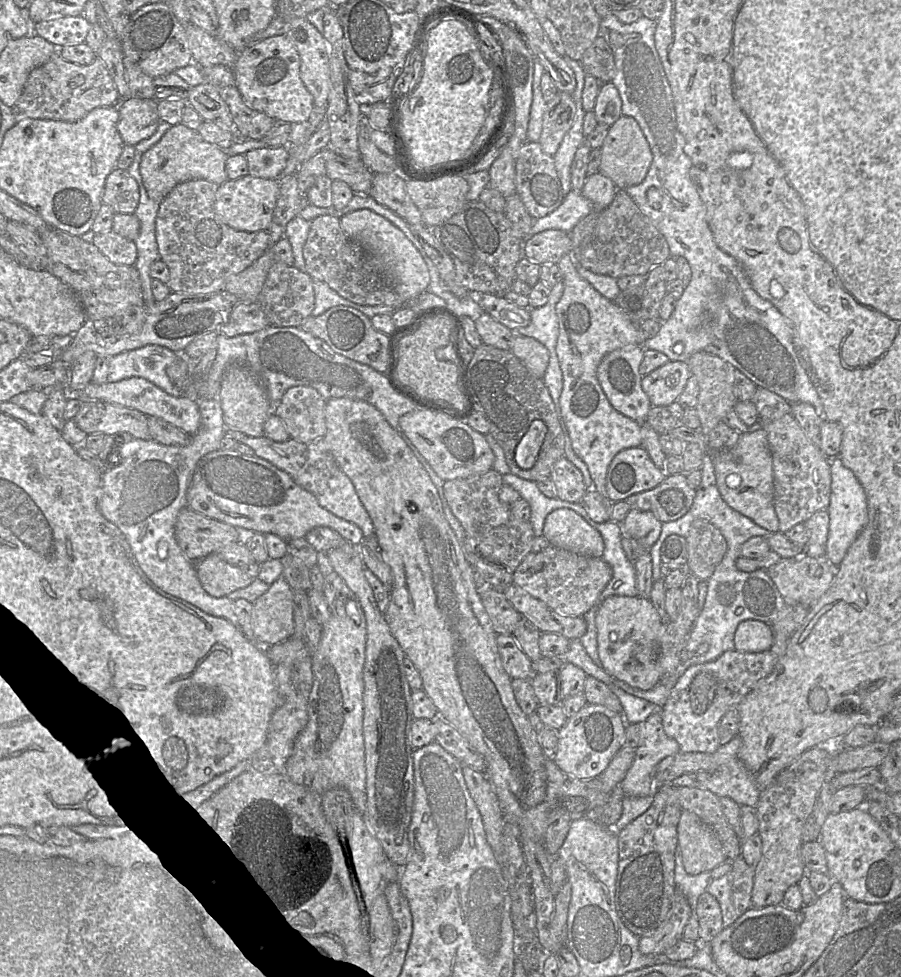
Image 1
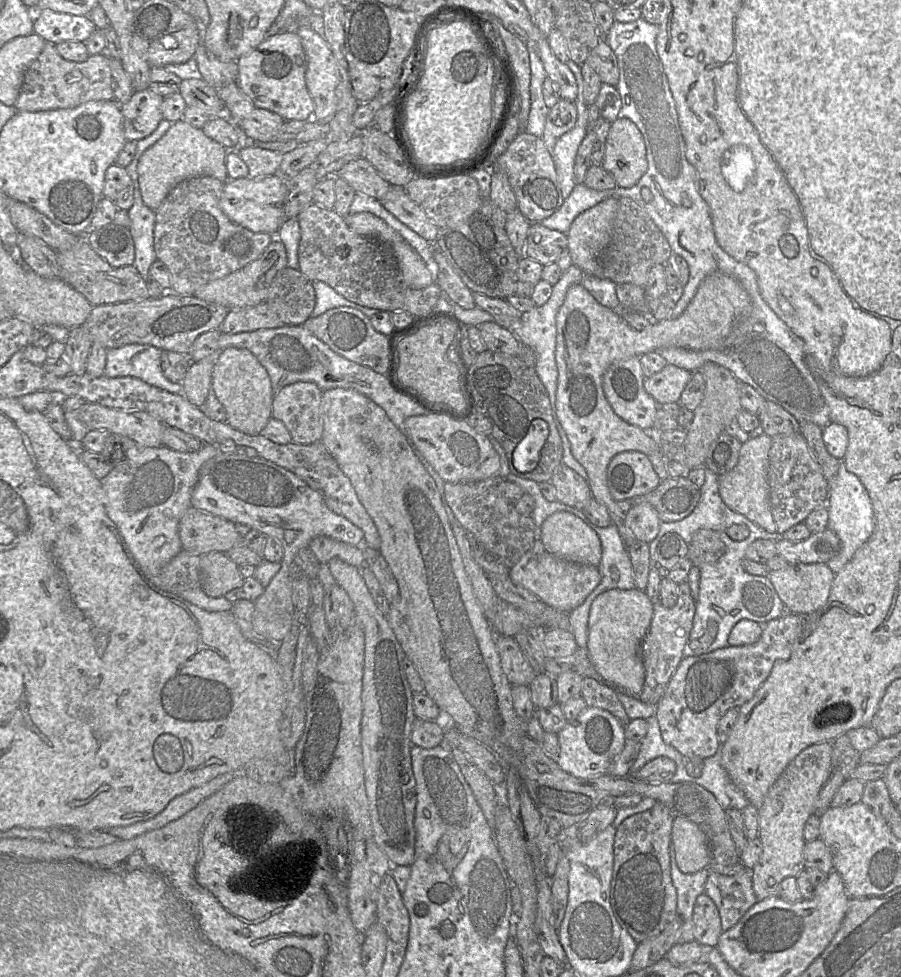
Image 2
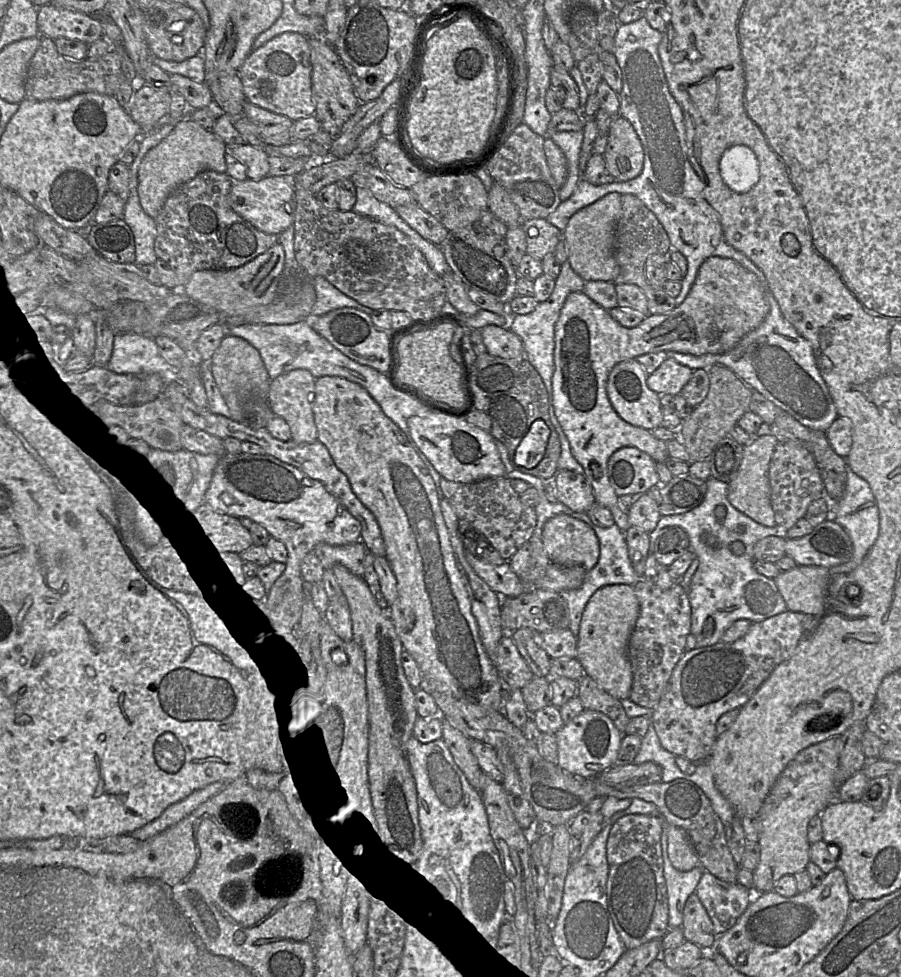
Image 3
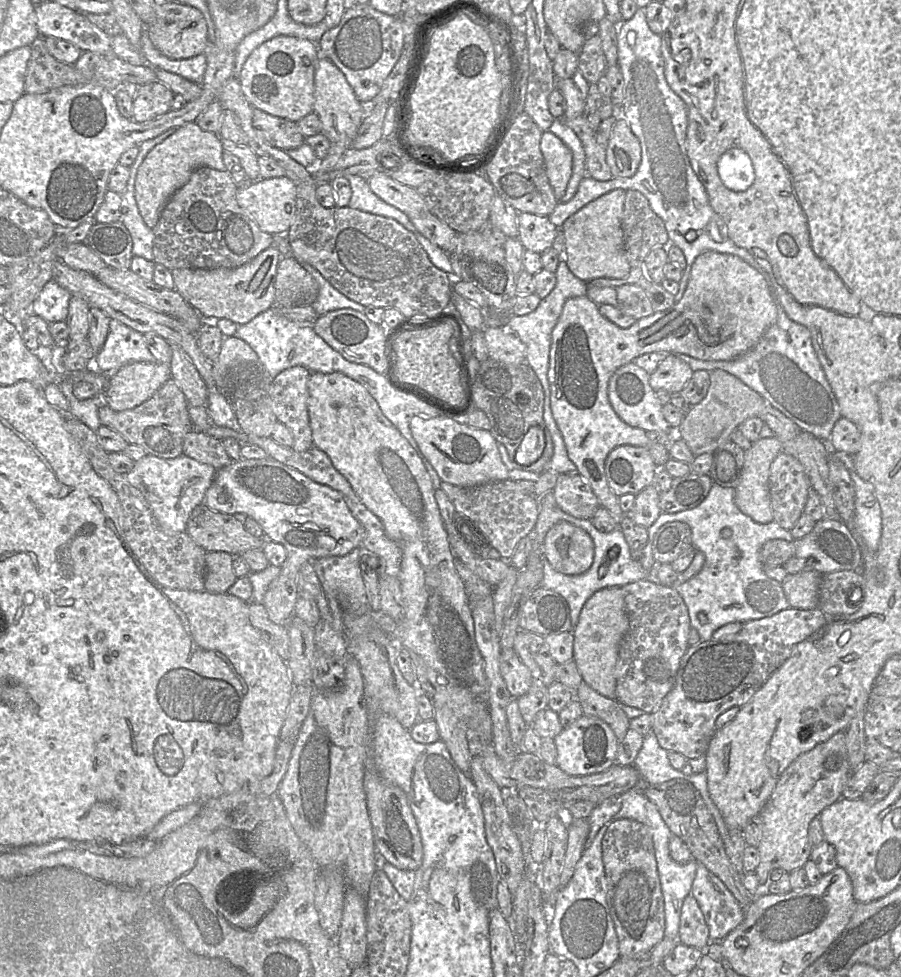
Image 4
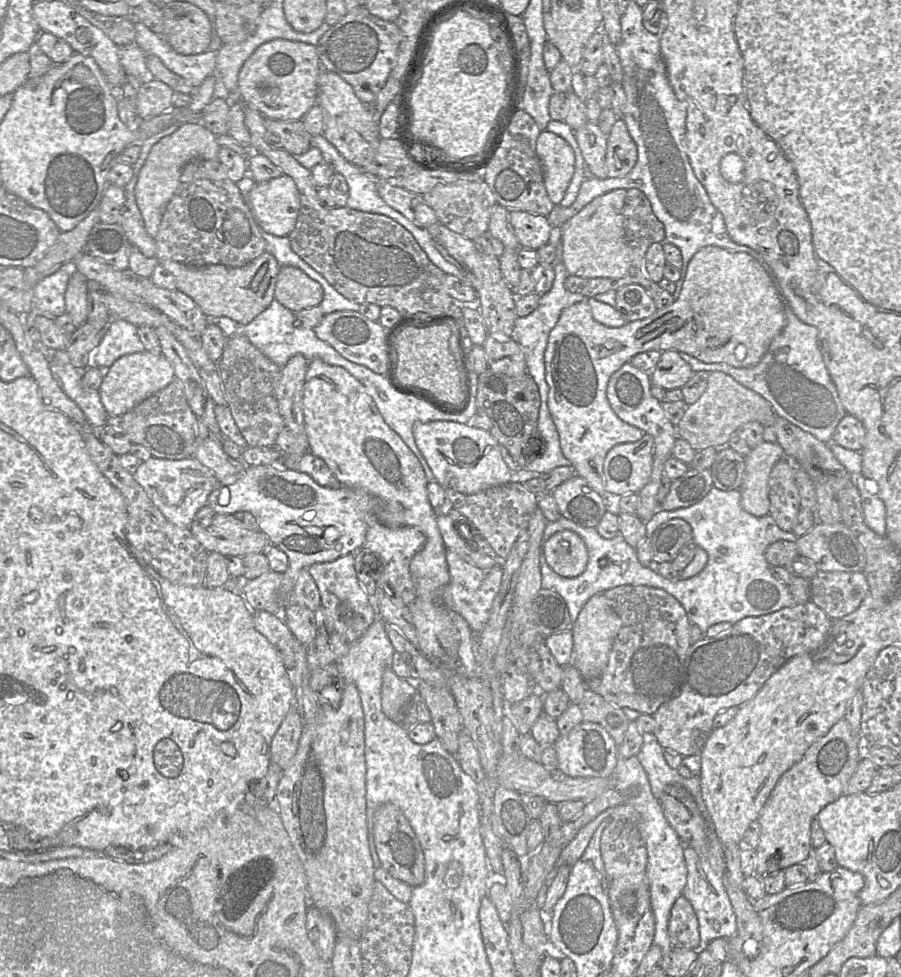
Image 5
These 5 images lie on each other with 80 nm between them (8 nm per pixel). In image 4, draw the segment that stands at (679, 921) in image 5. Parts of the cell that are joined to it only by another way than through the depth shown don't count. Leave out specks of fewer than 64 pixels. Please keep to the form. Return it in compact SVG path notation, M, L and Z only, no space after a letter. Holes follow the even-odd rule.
M691 894L684 899L681 908L677 941L701 950L705 950L711 942L704 915Z

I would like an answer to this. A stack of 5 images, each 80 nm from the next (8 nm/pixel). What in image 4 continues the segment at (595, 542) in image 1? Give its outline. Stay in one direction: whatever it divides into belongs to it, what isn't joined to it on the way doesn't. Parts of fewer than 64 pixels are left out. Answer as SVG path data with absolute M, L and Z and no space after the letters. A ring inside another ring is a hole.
M559 522L547 532L542 554L556 572L581 575L593 563L594 543L585 530L567 522Z

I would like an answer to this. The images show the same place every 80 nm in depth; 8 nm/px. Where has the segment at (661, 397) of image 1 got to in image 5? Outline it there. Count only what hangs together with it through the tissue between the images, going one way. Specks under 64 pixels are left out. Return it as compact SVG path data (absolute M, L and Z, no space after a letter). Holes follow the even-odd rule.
M667 350L649 373L651 384L665 390L682 389L695 372L677 351Z

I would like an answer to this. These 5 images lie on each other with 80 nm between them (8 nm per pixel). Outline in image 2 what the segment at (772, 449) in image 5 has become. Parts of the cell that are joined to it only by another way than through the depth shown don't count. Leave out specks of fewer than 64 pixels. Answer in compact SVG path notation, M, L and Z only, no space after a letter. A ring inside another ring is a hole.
M767 434L750 438L742 443L737 465L728 473L718 477L719 493L723 502L733 511L744 515L750 521L768 532L776 532L768 483L769 451L772 439Z

